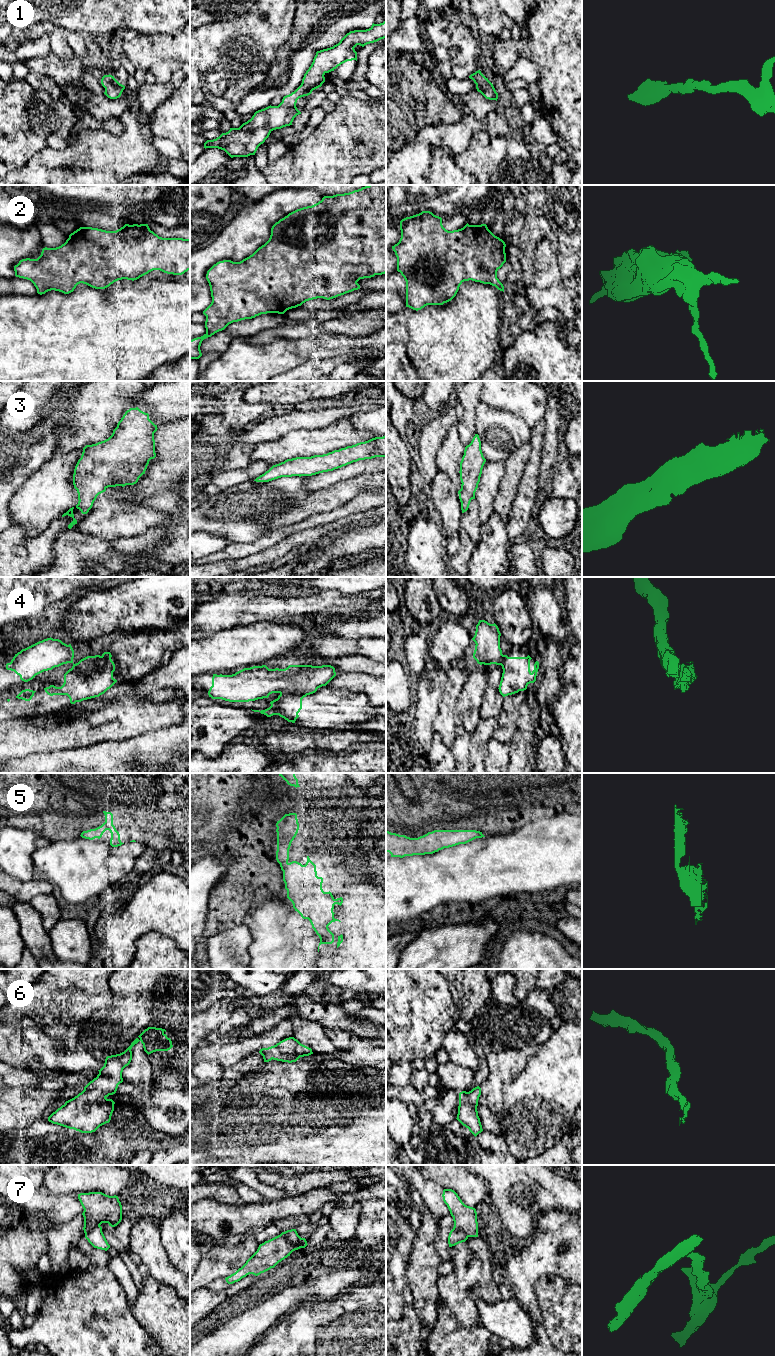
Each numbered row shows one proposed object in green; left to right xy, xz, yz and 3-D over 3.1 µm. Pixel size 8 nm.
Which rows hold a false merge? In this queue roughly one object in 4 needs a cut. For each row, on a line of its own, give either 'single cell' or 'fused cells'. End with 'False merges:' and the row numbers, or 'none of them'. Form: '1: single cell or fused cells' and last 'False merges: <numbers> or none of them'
1: single cell
2: single cell
3: single cell
4: fused cells
5: single cell
6: single cell
7: fused cells
False merges: 4, 7

